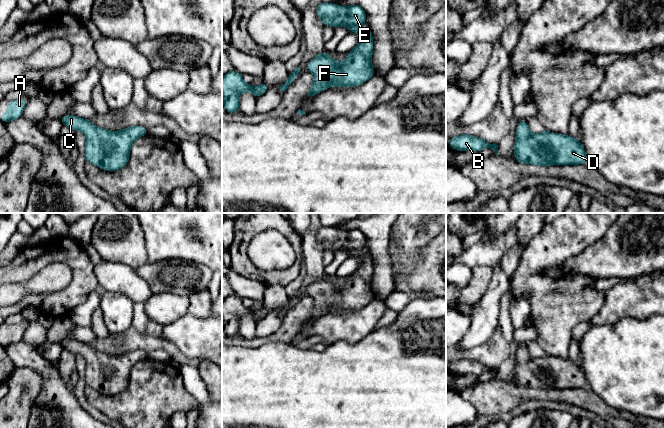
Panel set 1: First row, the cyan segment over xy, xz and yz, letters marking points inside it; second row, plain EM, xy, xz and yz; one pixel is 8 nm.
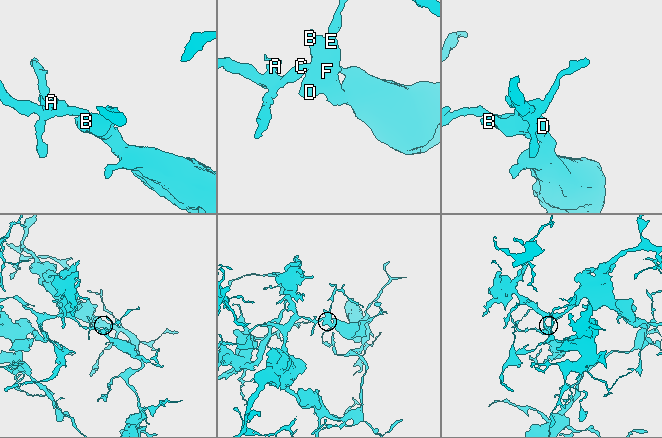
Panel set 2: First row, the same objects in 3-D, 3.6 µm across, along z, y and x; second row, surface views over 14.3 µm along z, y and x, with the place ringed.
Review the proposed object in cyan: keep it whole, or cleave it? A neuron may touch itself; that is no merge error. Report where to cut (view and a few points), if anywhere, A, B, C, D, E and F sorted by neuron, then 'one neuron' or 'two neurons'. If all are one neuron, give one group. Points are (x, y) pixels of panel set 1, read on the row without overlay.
no cut | A B C D E F | one neuron

